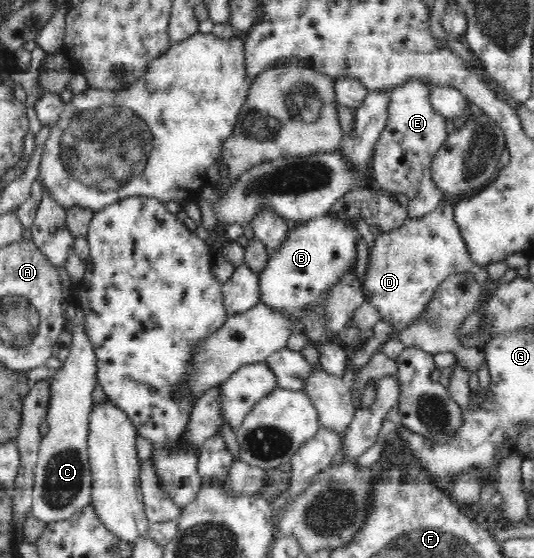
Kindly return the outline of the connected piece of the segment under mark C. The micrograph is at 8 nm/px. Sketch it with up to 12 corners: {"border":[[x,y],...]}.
{"border":[[79,305],[34,469],[43,525],[91,505],[97,357]]}

